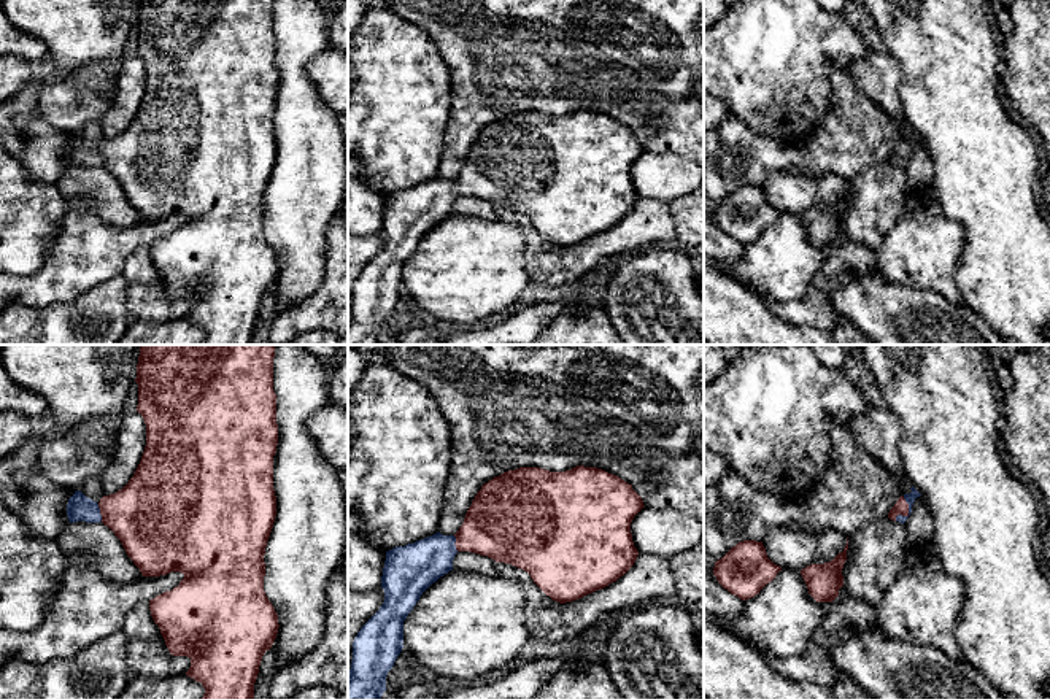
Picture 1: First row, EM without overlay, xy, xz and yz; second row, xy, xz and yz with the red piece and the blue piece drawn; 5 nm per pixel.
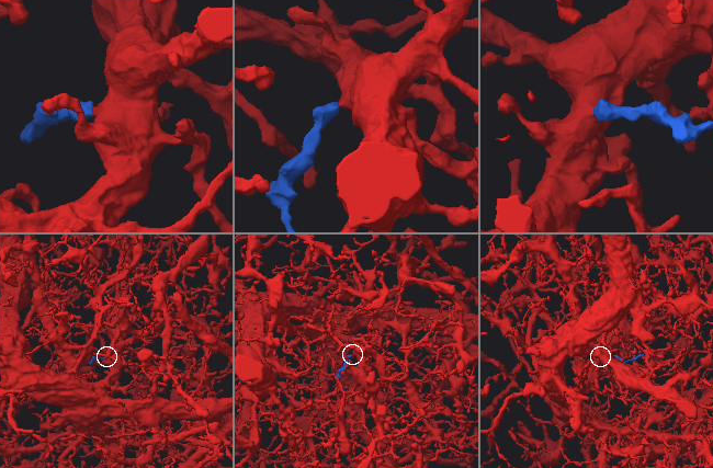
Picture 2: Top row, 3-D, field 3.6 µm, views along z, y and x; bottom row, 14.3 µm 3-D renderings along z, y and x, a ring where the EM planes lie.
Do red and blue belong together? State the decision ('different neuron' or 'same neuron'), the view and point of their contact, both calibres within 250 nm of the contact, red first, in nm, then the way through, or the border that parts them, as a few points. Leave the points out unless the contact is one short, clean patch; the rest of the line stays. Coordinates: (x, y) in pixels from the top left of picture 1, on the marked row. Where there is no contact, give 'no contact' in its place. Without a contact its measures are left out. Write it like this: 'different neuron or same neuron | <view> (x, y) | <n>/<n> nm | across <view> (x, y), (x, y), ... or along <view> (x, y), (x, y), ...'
same neuron | yz (907, 512) | 80/50 nm | across yz (901, 507), (907, 512), (907, 501), (911, 498)

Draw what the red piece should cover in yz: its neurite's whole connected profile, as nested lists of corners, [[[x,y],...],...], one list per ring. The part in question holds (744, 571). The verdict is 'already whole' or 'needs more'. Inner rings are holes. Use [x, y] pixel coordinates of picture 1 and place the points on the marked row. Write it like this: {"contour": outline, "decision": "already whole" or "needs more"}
{"contour": [[[743,540],[715,562],[718,583],[742,601],[751,599],[782,570],[766,553],[762,542]]], "decision": "already whole"}

